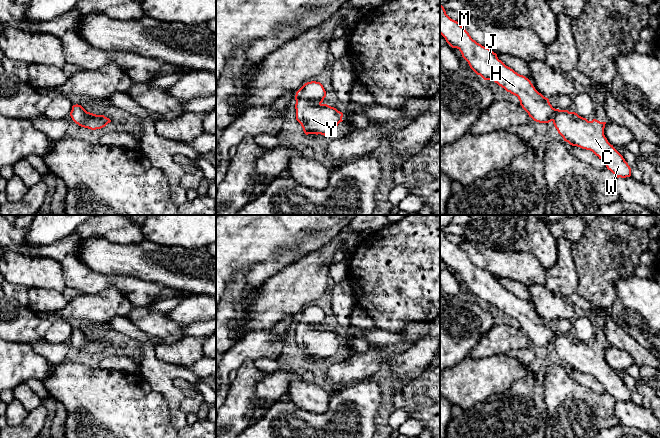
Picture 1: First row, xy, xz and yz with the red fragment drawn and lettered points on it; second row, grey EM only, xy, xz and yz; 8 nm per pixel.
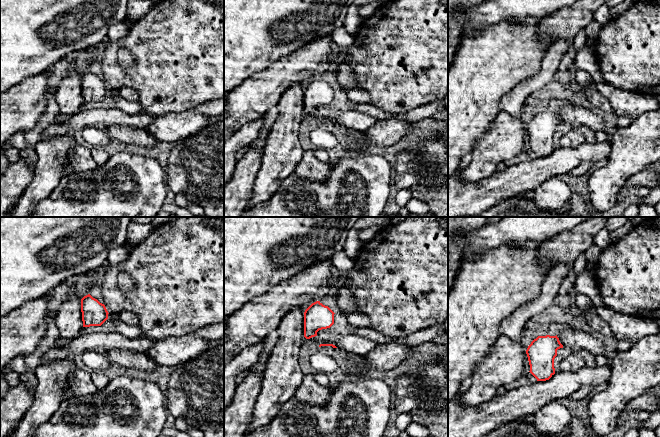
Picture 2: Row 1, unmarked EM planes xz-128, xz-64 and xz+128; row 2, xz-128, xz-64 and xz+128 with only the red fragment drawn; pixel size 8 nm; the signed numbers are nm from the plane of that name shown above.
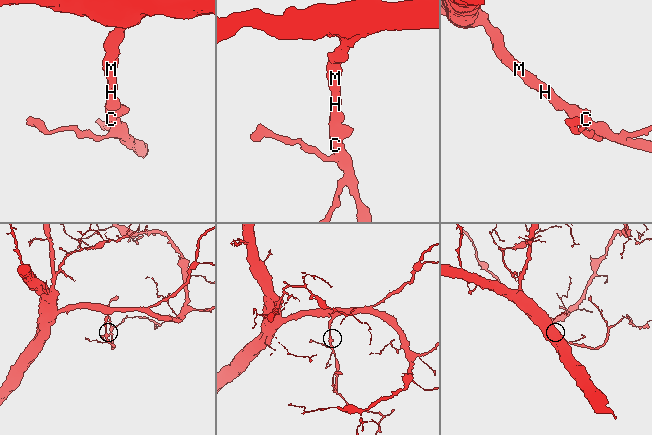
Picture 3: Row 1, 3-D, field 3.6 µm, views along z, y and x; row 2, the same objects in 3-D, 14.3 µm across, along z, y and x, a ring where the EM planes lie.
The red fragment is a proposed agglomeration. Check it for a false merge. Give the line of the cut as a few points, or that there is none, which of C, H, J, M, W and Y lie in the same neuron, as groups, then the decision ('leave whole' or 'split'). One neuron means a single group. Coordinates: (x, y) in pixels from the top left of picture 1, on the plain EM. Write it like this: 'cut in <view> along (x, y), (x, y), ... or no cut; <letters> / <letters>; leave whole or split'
no cut; C H J M W Y; leave whole

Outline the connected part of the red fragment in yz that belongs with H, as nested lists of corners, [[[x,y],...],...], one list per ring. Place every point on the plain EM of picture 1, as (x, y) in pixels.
[[[440,229],[440,258],[457,272],[470,292],[484,304],[491,304],[518,321],[520,329],[534,345],[553,346],[564,365],[592,375],[617,402],[631,400],[631,392],[604,359],[606,346],[588,345],[575,336],[552,331],[531,305],[498,283],[497,278],[471,262],[459,246],[451,243]]]

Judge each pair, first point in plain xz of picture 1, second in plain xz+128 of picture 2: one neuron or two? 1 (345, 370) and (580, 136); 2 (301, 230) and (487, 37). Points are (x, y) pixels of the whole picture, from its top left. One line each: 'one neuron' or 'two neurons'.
1: two neurons
2: two neurons

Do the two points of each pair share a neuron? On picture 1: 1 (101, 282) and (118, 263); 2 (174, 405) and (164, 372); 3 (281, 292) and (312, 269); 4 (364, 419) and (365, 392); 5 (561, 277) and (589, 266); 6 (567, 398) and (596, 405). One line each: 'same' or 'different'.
1: different
2: same
3: same
4: same
5: different
6: same

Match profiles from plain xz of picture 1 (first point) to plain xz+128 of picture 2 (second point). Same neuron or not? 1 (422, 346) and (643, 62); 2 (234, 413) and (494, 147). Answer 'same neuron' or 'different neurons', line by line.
1: different neurons
2: same neuron

